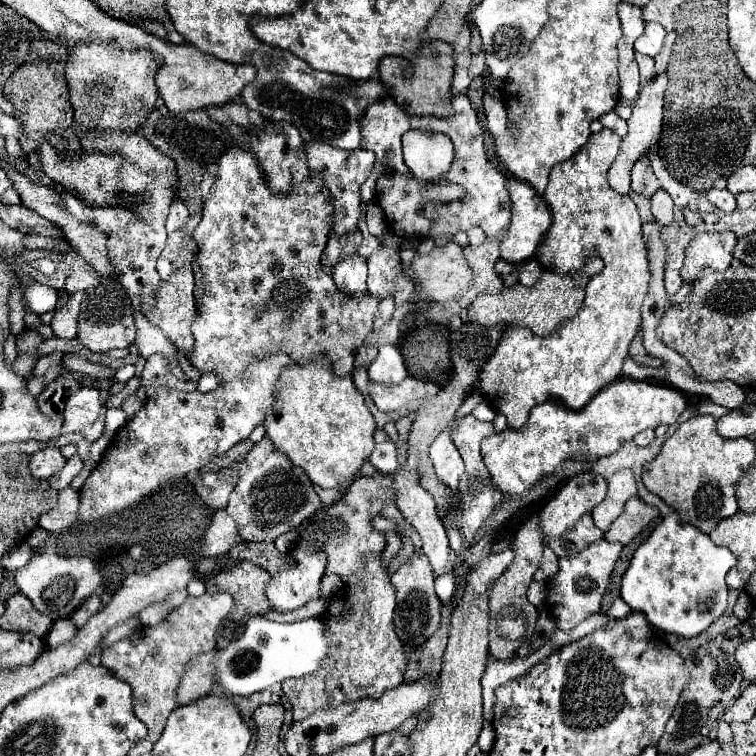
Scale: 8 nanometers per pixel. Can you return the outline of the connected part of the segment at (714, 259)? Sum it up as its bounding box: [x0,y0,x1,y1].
[680,233,736,283]

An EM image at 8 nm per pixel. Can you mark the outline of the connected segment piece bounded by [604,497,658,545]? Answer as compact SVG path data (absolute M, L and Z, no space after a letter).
M632 497L626 501L624 513L604 533L604 539L606 541L618 541L618 543L626 545L656 517L658 517L656 507L646 505L640 497Z

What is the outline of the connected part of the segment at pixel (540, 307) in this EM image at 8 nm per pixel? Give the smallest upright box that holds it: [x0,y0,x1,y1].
[468,257,604,335]

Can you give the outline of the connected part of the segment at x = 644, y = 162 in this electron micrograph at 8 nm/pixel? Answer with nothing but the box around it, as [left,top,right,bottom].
[632,155,660,197]

